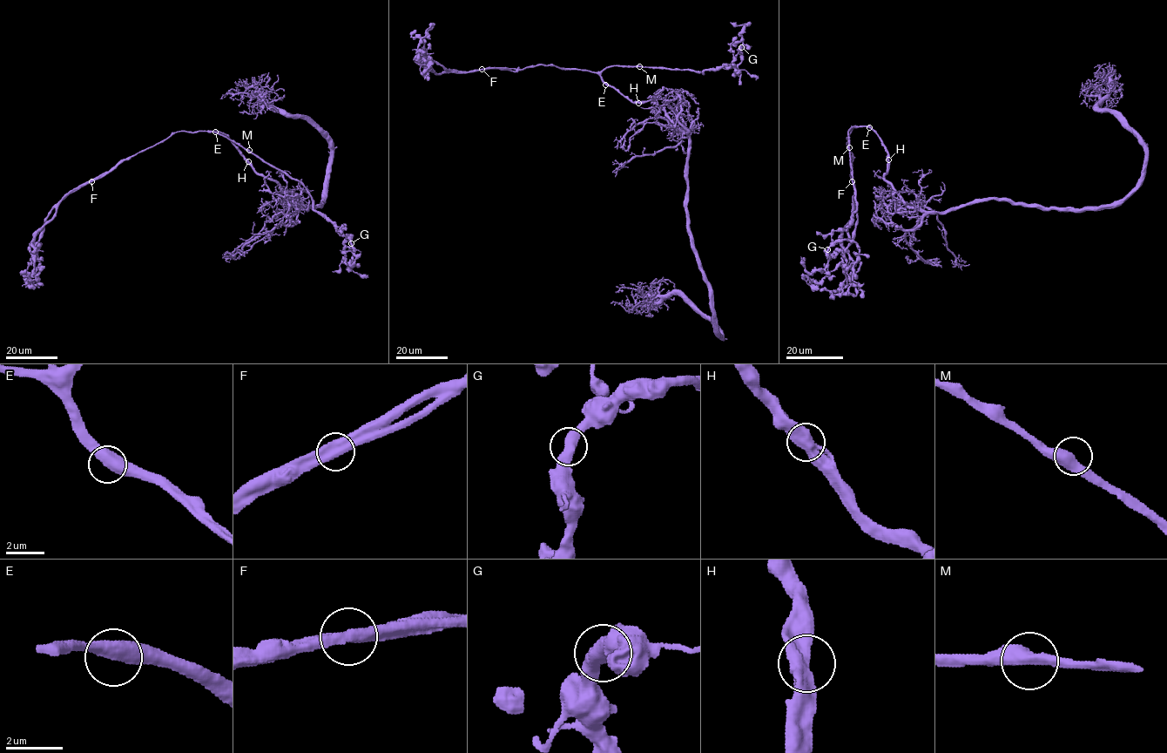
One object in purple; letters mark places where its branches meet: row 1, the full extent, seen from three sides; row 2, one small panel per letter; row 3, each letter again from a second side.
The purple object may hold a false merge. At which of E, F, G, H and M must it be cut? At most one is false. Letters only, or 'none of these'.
F

